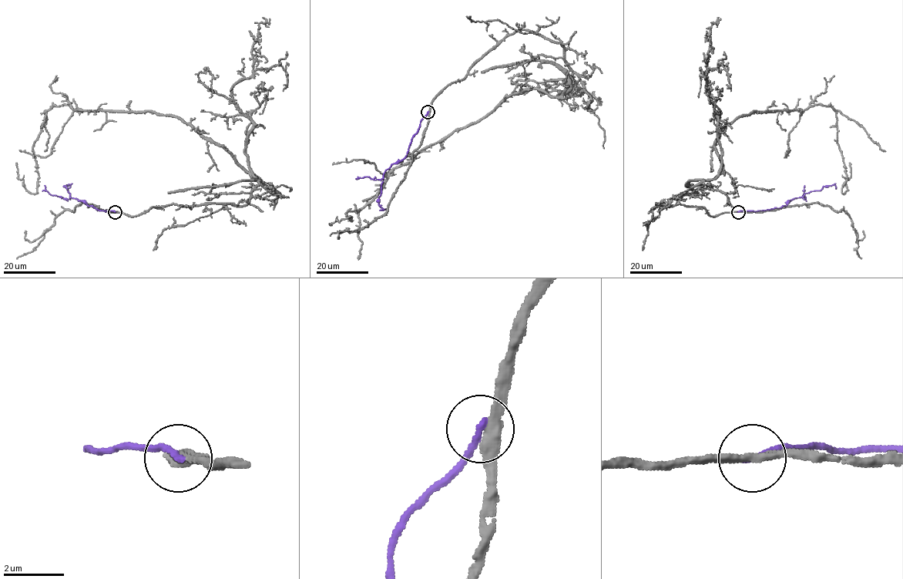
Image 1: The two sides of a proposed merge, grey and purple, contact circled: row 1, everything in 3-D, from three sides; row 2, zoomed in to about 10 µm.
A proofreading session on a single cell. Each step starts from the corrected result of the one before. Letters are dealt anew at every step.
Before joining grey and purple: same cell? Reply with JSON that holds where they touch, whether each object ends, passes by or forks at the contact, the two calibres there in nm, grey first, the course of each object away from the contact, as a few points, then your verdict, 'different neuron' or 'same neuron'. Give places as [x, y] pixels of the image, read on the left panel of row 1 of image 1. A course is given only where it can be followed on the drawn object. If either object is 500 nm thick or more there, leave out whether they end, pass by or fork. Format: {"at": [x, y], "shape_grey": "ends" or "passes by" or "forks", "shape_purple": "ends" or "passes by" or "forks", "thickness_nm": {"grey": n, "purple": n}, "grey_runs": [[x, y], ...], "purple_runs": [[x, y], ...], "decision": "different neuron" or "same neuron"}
{"at": [115, 212], "shape_grey": "passes by", "shape_purple": "ends", "thickness_nm": {"grey": 320, "purple": 200}, "grey_runs": [[115, 212], [240, 206], [259, 183], [189, 125], [151, 112], [53, 106], [32, 146], [35, 193], [16, 163]], "purple_runs": [[115, 212], [99, 210], [88, 206], [70, 196], [65, 186], [70, 185], [66, 189]], "decision": "different neuron"}

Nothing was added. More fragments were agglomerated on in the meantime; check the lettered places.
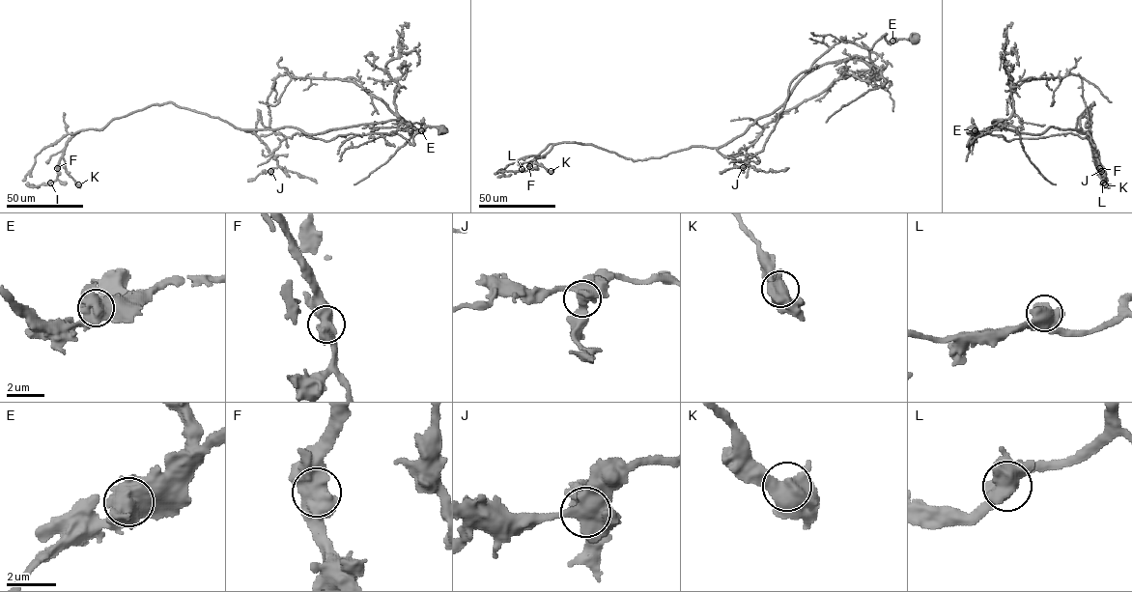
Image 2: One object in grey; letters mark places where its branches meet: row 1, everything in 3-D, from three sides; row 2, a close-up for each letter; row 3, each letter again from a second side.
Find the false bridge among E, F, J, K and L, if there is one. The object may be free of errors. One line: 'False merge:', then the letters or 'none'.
False merge: none

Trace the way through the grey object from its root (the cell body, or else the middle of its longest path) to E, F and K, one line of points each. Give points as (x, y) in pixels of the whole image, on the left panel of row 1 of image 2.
E: (441, 128), (427, 126), (421, 130)
F: (441, 128), (412, 145), (401, 120), (307, 134), (163, 102), (77, 131), (57, 168)
K: (441, 128), (421, 128), (412, 145), (396, 133), (401, 120), (307, 134), (153, 104), (67, 142), (78, 184)

